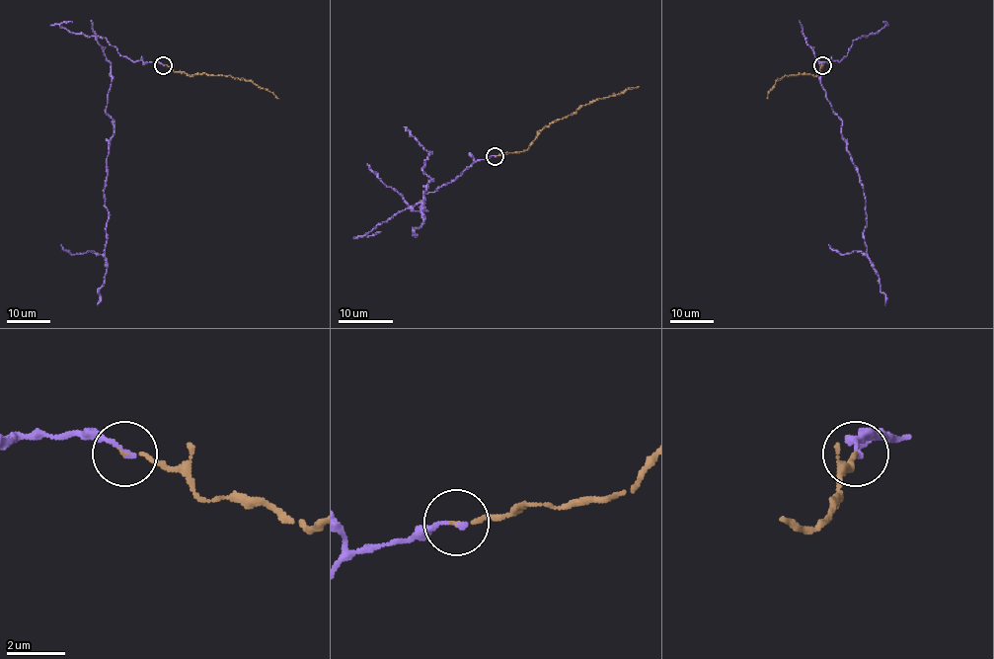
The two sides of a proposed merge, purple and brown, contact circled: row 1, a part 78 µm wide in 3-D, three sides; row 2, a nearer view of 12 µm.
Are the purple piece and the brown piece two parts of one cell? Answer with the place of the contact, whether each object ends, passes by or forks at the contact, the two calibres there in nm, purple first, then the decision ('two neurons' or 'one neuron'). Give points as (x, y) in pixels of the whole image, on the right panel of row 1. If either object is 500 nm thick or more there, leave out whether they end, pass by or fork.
at (822, 65); purple ends there; brown ends there; 180 nm thick on the purple side, 110 nm on the other; one neuron

